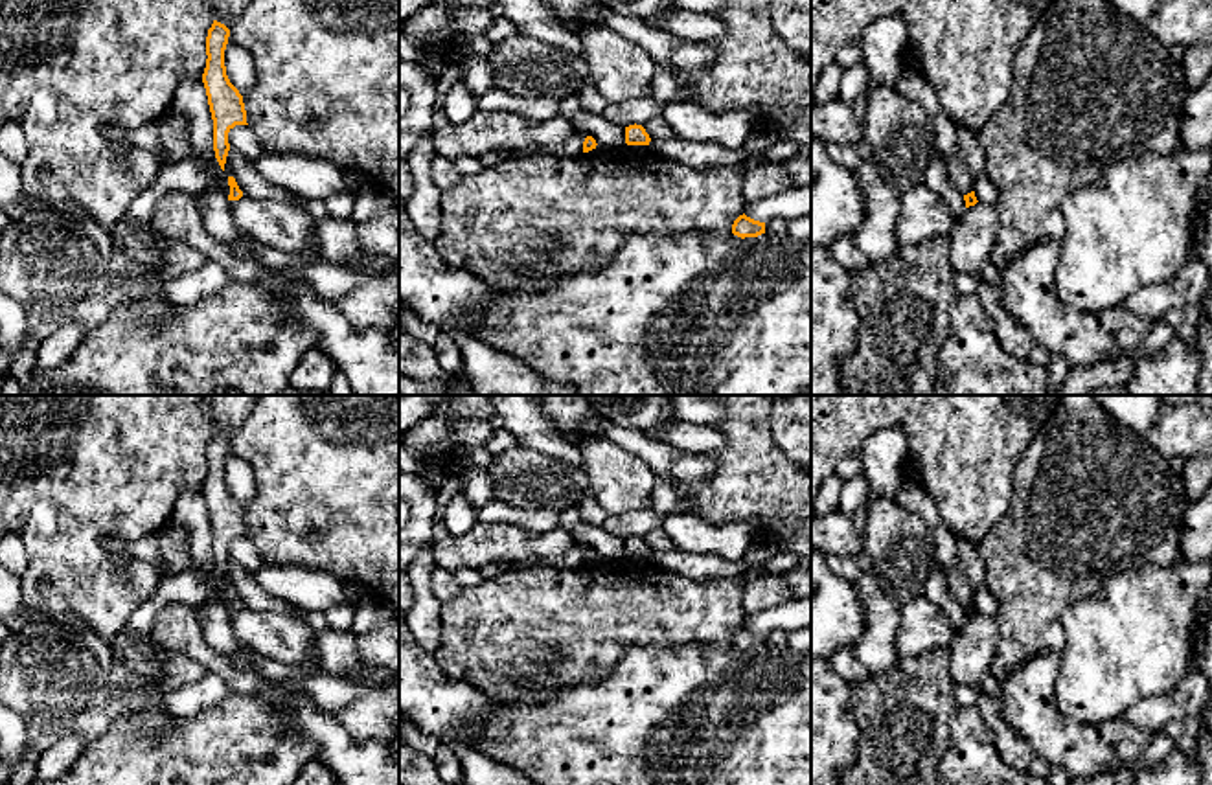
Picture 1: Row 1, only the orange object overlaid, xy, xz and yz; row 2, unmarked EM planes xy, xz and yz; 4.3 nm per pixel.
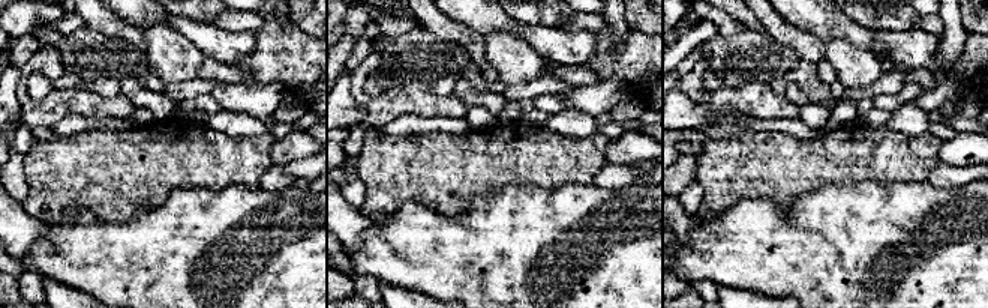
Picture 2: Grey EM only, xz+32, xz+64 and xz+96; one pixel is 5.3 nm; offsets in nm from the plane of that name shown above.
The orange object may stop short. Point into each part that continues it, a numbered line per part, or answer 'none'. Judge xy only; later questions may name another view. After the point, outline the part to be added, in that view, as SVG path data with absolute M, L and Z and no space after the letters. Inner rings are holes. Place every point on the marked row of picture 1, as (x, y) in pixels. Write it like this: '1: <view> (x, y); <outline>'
none

